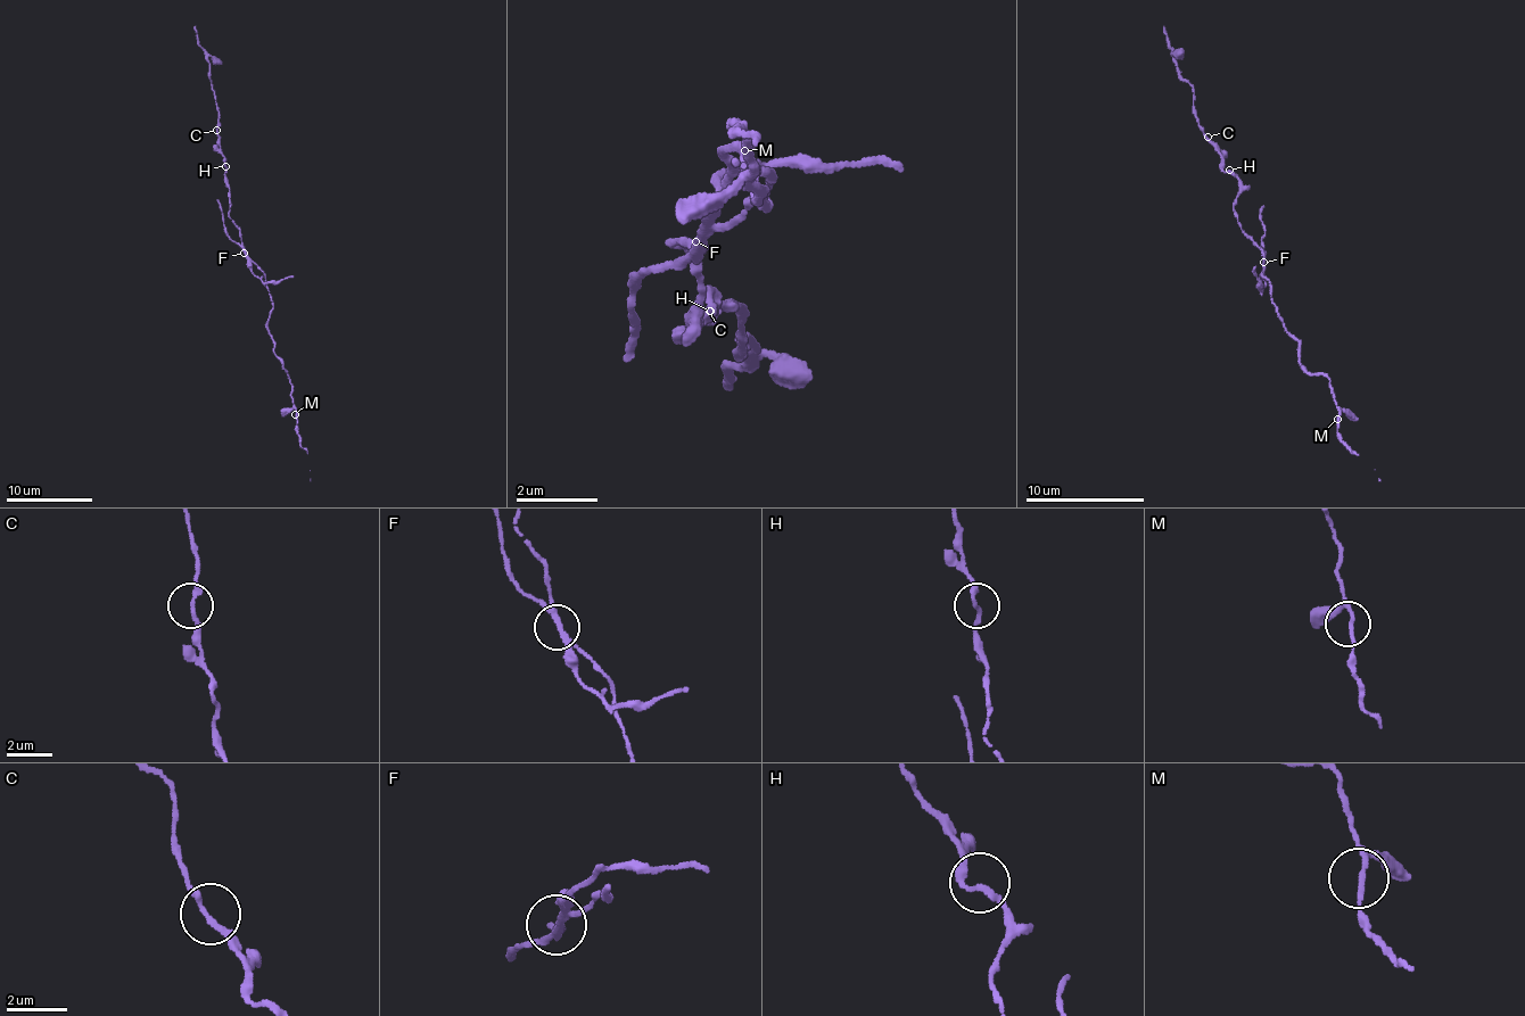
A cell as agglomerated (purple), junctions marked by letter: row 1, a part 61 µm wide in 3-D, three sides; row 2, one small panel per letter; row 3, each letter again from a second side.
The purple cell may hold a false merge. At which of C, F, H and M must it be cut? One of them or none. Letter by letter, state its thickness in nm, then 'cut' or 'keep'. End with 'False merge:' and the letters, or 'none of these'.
C: 200 nm | keep
F: 190 nm | cut
H: 180 nm | keep
M: 160 nm | keep
False merge: F

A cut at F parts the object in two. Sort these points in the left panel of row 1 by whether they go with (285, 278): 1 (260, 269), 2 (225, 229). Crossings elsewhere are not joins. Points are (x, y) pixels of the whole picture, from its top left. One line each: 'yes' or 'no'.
1: no
2: yes

